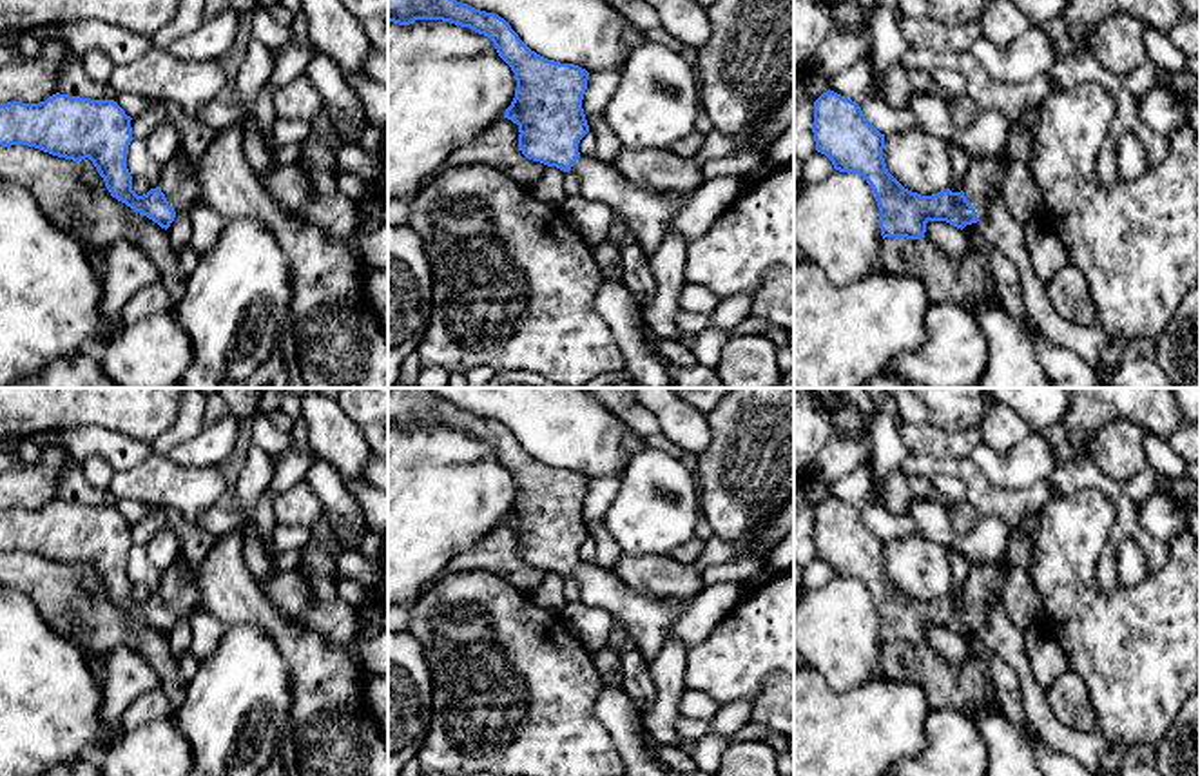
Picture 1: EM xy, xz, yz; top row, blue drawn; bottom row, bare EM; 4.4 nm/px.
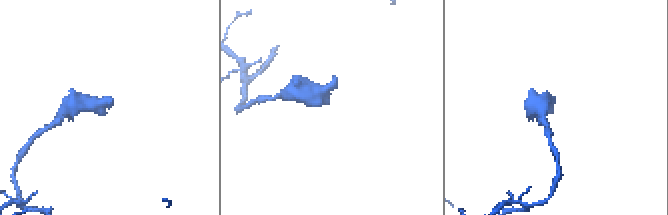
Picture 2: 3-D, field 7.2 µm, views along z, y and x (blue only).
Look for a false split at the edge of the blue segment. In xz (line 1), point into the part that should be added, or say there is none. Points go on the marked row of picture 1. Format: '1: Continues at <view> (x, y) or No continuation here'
1: Continues at xz (648, 213)

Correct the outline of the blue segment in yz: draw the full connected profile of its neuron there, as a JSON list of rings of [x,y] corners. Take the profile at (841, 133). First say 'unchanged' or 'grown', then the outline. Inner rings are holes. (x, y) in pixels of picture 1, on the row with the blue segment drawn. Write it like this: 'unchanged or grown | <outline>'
grown | [[[827,91],[814,102],[812,123],[816,150],[825,154],[836,170],[856,172],[866,179],[876,194],[879,207],[879,228],[885,238],[921,239],[926,232],[928,221],[946,221],[957,228],[977,223],[988,212],[990,196],[995,189],[1002,187],[1008,160],[972,160],[963,179],[963,190],[952,192],[950,189],[921,196],[905,189],[886,169],[883,149],[885,134],[881,134],[863,114],[861,107],[834,92]]]

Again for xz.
grown | [[[388,0],[388,22],[410,25],[415,20],[442,20],[460,27],[469,27],[488,36],[498,56],[511,67],[517,80],[515,98],[504,118],[518,125],[518,147],[522,154],[547,167],[564,172],[573,170],[580,179],[580,194],[589,201],[600,201],[616,212],[627,228],[636,236],[636,245],[645,257],[651,257],[667,234],[674,214],[687,205],[691,194],[663,194],[651,187],[634,185],[615,167],[578,152],[580,140],[589,132],[582,109],[589,73],[575,63],[547,60],[531,51],[511,25],[495,13],[475,9],[457,0]]]

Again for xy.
grown | [[[53,94],[40,103],[0,103],[0,145],[27,145],[58,158],[89,158],[112,198],[169,228],[179,212],[190,214],[203,199],[194,161],[170,160],[161,185],[138,196],[127,169],[131,116],[114,100]]]

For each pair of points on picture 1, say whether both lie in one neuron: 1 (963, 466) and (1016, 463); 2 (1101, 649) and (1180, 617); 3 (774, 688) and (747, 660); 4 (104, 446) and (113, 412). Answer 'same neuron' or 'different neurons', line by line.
1: different neurons
2: same neuron
3: different neurons
4: different neurons

